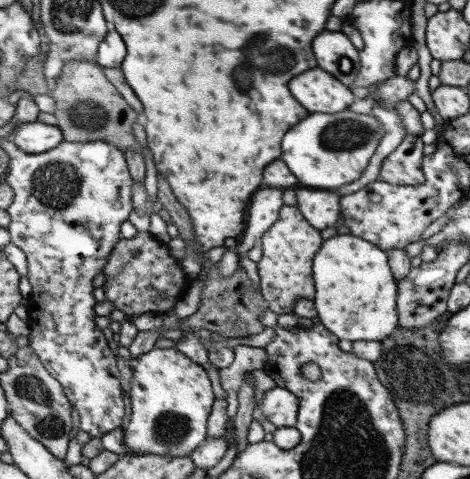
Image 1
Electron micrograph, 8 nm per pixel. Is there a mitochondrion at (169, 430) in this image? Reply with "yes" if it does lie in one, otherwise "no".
yes

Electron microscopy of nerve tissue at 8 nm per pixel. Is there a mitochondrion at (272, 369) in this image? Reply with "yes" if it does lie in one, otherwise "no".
no

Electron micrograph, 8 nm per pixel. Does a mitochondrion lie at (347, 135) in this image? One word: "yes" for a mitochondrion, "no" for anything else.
yes

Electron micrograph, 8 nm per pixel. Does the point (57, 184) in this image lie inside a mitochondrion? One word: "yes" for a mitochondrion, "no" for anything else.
yes

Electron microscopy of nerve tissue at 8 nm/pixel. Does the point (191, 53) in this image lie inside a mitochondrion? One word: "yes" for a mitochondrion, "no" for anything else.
no

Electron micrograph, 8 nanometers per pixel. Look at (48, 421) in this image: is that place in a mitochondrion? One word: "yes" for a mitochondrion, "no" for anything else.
yes

